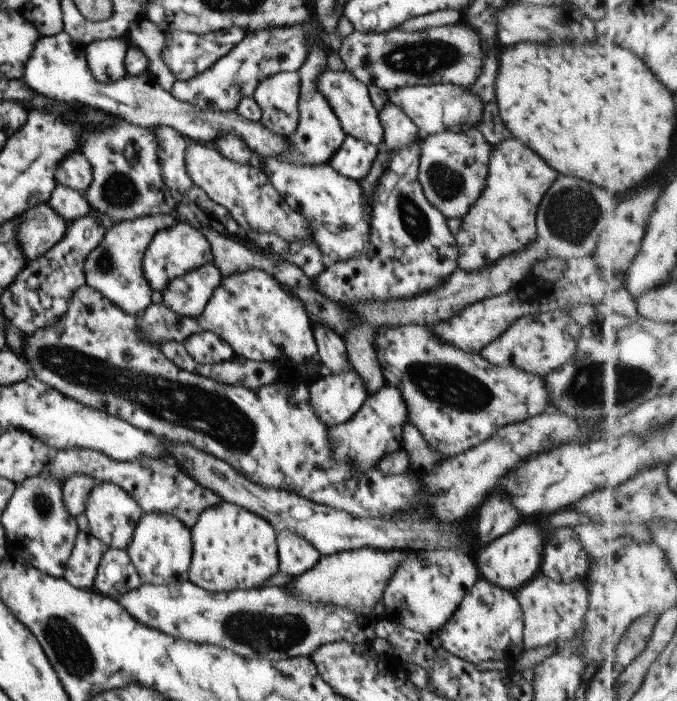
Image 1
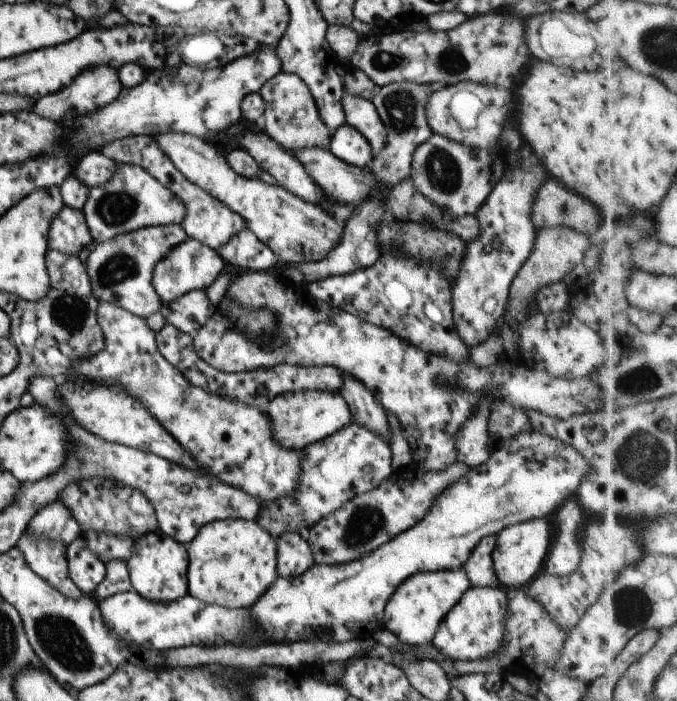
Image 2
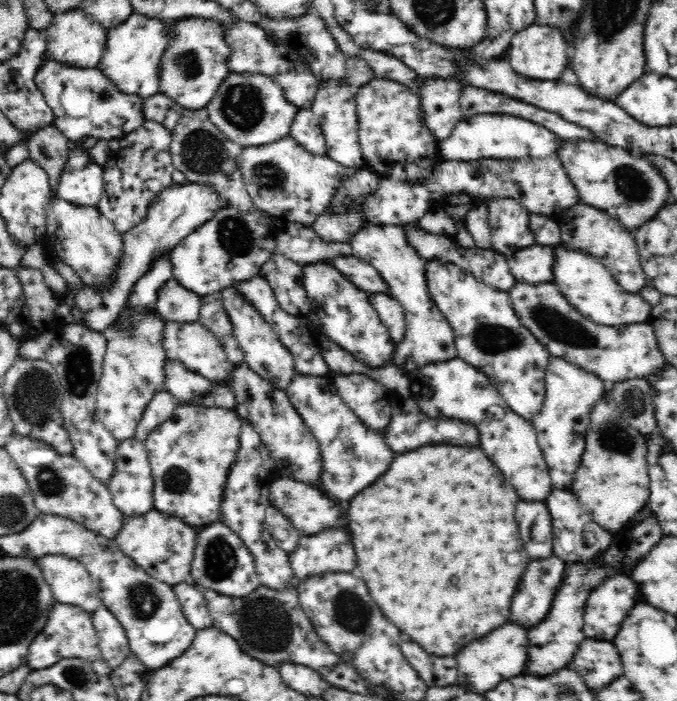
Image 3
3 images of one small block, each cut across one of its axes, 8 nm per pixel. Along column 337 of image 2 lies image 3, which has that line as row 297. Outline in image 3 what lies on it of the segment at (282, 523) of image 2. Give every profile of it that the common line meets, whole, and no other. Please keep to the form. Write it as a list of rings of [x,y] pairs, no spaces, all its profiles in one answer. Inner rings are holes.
[[[439,260],[426,261],[426,280],[428,291],[436,306],[442,311],[454,333],[454,342],[458,358],[481,370],[490,380],[506,404],[516,414],[529,421],[542,408],[545,397],[545,372],[551,354],[543,344],[524,326],[516,311],[510,305],[508,291],[494,289],[490,285],[474,278],[470,273],[462,270],[455,264],[440,262]]]

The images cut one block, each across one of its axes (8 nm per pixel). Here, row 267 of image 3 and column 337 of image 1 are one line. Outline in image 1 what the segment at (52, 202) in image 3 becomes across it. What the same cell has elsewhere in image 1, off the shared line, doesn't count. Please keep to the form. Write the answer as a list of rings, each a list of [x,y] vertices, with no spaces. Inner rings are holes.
[[[327,68],[318,76],[316,88],[318,88],[318,92],[322,92],[322,96],[326,96],[328,104],[334,110],[334,114],[338,116],[342,130],[347,136],[354,136],[358,140],[363,140],[377,147],[380,146],[383,141],[382,123],[379,119],[379,112],[370,101],[368,88],[365,84],[362,84],[358,78],[354,78],[347,70],[337,72]]]

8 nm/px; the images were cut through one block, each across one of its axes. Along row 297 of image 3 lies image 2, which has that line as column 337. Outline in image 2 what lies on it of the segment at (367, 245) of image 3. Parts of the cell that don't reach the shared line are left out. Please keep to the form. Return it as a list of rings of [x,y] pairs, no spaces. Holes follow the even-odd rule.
[[[319,390],[277,396],[270,401],[264,414],[268,414],[272,424],[272,436],[280,442],[280,446],[299,451],[309,444],[332,436],[353,422],[352,412],[339,392],[320,392]]]

